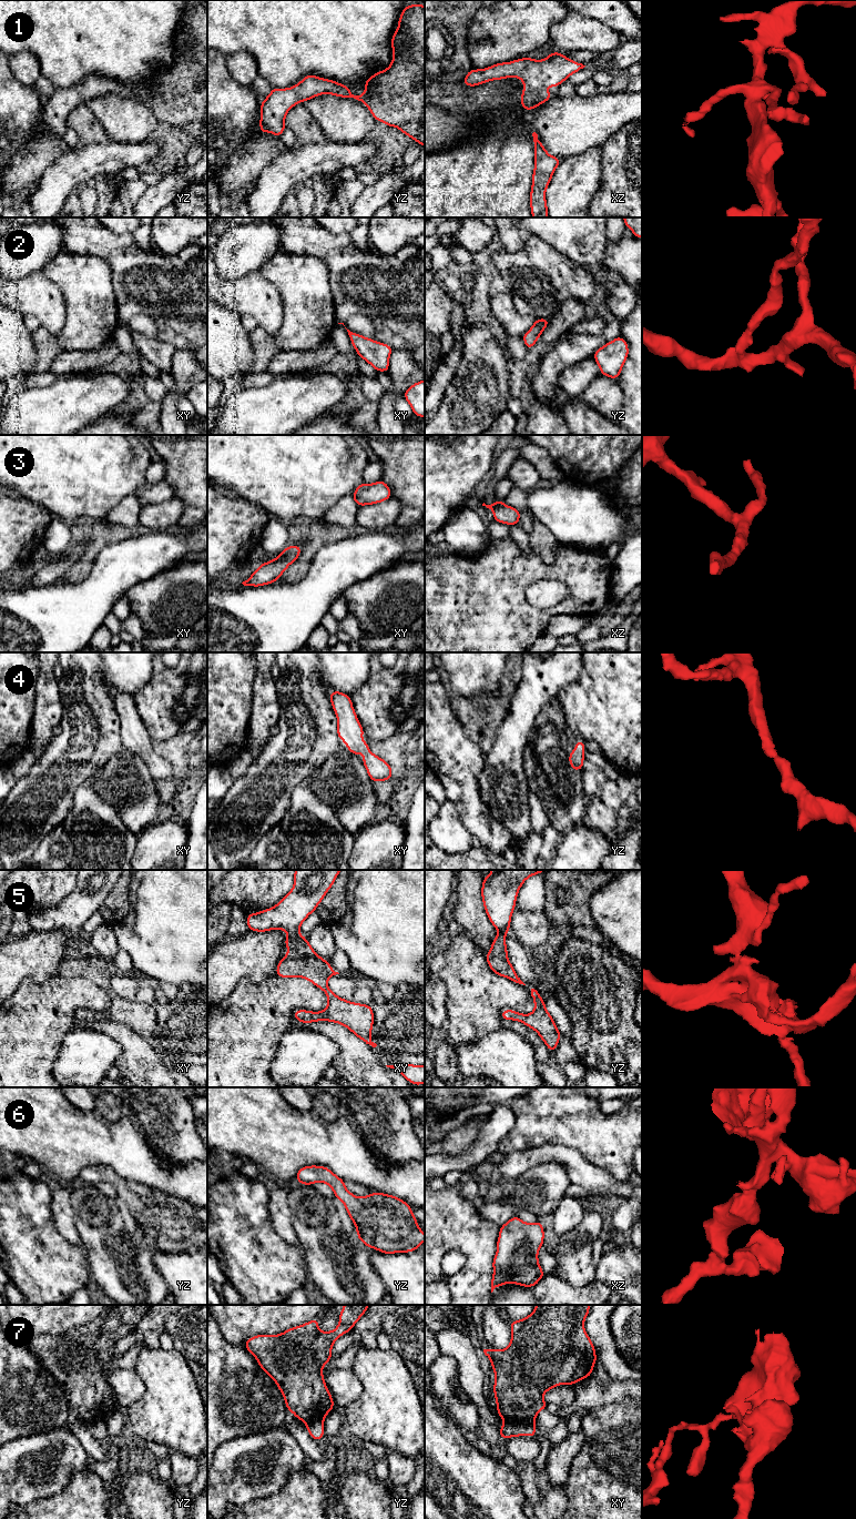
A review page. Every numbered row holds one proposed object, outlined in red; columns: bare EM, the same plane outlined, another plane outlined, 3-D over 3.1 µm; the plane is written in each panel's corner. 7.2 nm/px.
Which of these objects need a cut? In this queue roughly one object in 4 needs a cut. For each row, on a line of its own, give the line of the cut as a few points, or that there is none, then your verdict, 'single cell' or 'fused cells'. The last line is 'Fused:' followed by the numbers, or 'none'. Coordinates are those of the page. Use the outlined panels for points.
1: no cut; single cell
2: no cut; single cell
3: no cut; single cell
4: no cut; single cell
5: cut in xy along (297, 932), (289, 934); fused cells
6: no cut; single cell
7: cut in xy along (505, 1420), (533, 1421); fused cells
Fused: 5, 7

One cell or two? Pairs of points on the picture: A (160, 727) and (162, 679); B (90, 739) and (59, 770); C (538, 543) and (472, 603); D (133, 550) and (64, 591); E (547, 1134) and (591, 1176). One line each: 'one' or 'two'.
A: one
B: one
C: two
D: one
E: two

